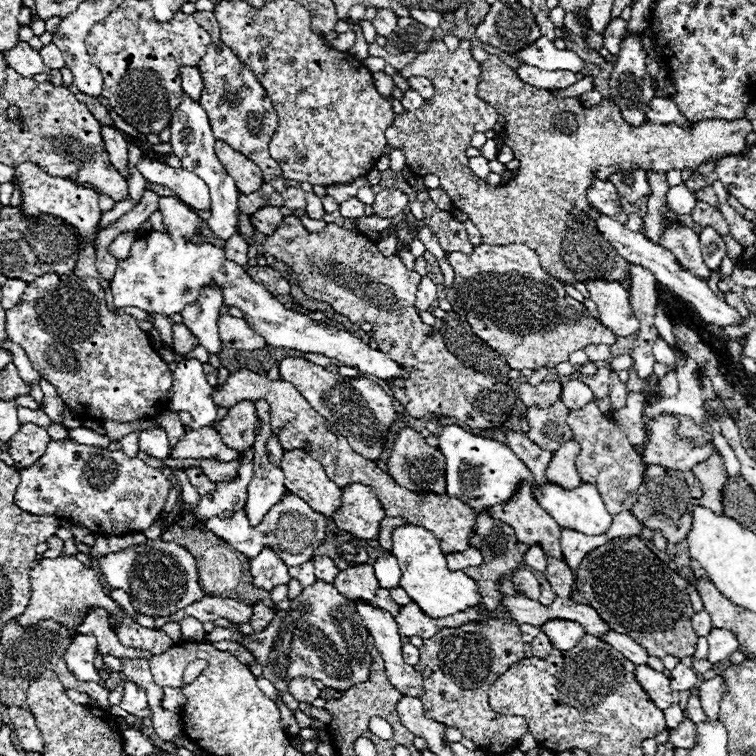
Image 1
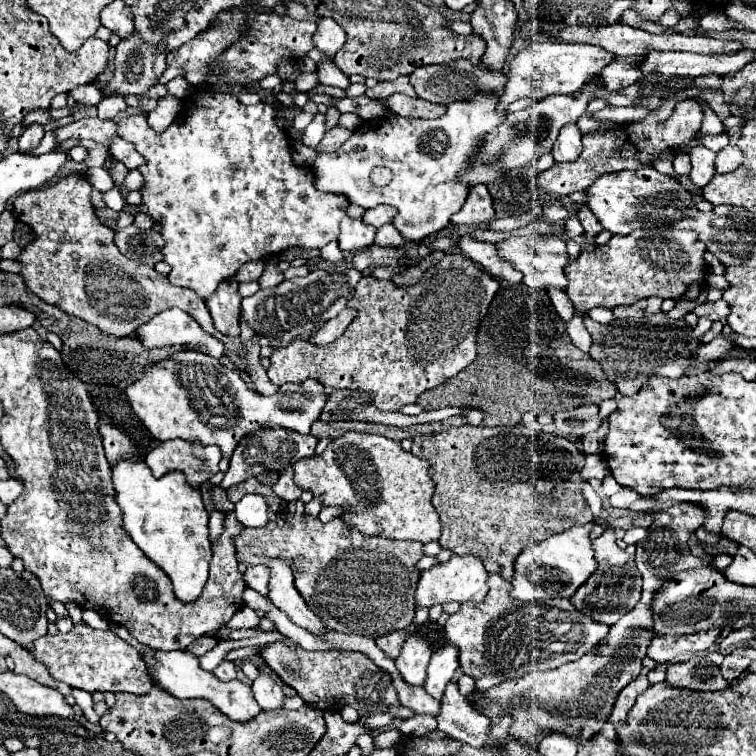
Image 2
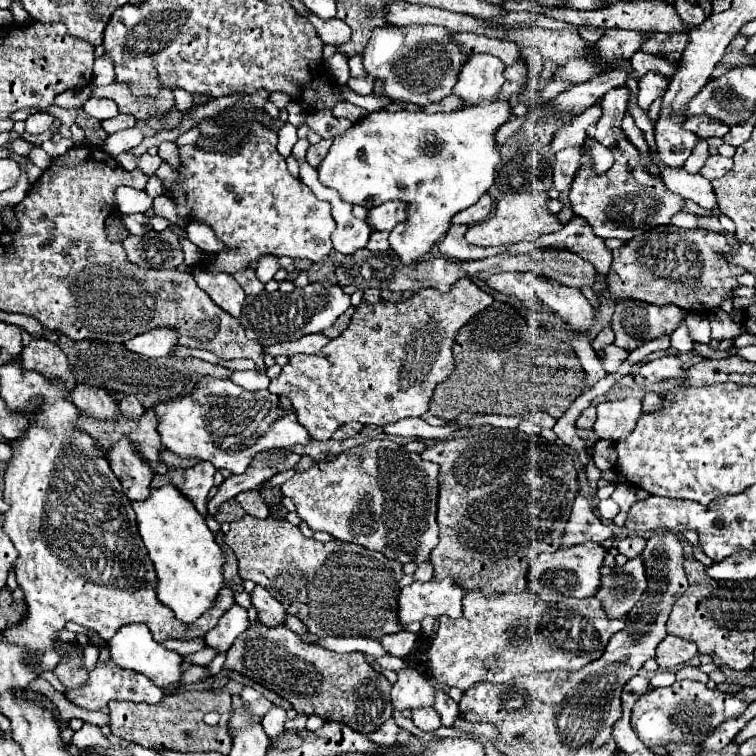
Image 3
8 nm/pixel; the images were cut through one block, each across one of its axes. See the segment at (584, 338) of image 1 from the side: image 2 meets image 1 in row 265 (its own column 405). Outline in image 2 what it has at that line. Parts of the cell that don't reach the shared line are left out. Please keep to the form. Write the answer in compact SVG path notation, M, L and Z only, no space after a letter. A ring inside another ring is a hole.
M346 432L332 440L322 454L294 464L294 482L324 496L324 506L342 506L348 526L368 536L430 542L440 538L440 518L430 502L434 482L428 476L428 462L406 452L400 442L364 432Z

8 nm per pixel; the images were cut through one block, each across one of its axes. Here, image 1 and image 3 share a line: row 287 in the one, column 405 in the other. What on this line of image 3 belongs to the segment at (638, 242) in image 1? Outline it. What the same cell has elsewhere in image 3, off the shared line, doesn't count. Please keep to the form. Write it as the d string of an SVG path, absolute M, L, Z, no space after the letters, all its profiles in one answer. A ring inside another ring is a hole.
M402 668L398 672L398 682L392 688L392 704L398 710L412 710L418 706L434 704L434 684L428 676L416 668Z

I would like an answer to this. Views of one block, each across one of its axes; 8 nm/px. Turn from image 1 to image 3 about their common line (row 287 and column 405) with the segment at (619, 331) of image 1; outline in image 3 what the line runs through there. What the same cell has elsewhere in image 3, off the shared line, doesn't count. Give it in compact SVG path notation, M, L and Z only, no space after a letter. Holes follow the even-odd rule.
M442 578L428 582L412 582L404 586L398 596L398 618L402 624L420 622L424 616L462 616L462 598L466 596L466 588L458 578Z

